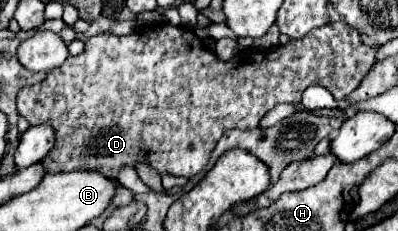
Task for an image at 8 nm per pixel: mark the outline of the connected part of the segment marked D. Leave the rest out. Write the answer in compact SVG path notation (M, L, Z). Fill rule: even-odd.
M159 24L159 26L147 26L141 28L133 34L127 36L117 36L117 34L97 34L91 36L85 42L85 50L79 56L69 56L59 68L51 70L47 74L47 78L35 86L27 86L19 92L17 96L17 110L21 116L25 116L29 120L31 126L37 124L51 124L55 128L55 148L51 150L51 154L41 162L49 172L71 172L71 170L99 170L105 176L117 178L119 168L121 166L131 166L133 168L133 160L143 158L147 160L159 174L169 172L173 176L183 176L183 178L191 178L193 174L201 172L205 168L205 164L211 158L211 152L215 148L215 144L219 142L219 138L223 136L225 130L229 128L257 128L259 120L277 104L299 104L301 102L301 94L309 84L319 84L323 88L327 88L335 100L343 100L347 94L351 94L363 80L363 76L371 70L371 66L375 64L375 52L377 48L367 48L365 44L359 44L359 32L355 32L355 28L351 28L349 24L325 24L321 28L311 30L307 36L299 38L299 40L289 40L285 46L277 46L275 50L267 50L267 52L239 52L235 58L231 58L229 62L223 62L217 58L215 52L209 52L203 48L201 40L191 32L191 30L183 30L181 26L171 26L171 24Z

